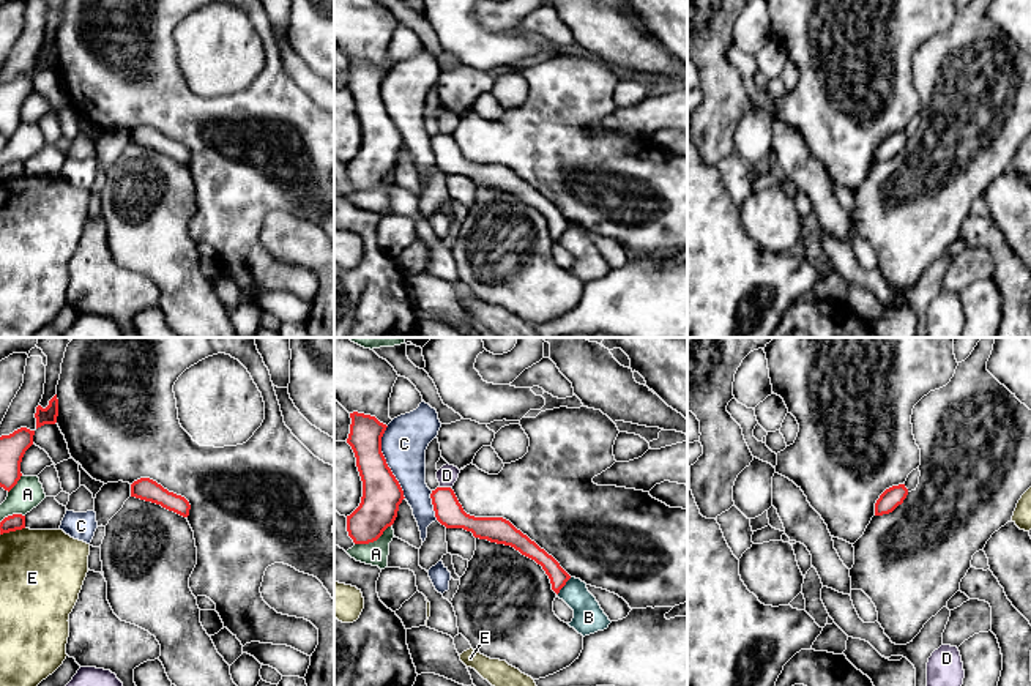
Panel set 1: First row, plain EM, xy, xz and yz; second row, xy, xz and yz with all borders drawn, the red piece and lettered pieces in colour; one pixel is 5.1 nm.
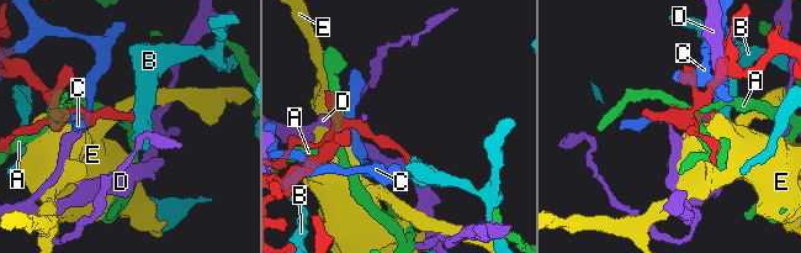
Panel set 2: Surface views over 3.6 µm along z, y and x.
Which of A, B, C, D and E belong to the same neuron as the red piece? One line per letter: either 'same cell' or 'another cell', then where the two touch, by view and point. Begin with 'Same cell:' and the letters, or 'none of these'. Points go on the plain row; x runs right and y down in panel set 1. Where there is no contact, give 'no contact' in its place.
Same cell: none of these
A: another cell | xz (372, 188)
B: another cell | xz (563, 232)
C: another cell | xz (385, 109)
D: another cell | xz (445, 134)
E: another cell | xy (11, 177)

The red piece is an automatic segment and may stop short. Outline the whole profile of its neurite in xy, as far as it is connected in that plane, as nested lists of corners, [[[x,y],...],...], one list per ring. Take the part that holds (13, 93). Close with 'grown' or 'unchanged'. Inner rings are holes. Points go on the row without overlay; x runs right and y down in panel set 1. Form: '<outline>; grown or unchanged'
[[[20,74],[9,82],[0,84],[0,134],[11,137],[20,126],[20,109],[25,98],[33,91],[35,77]]]; unchanged

